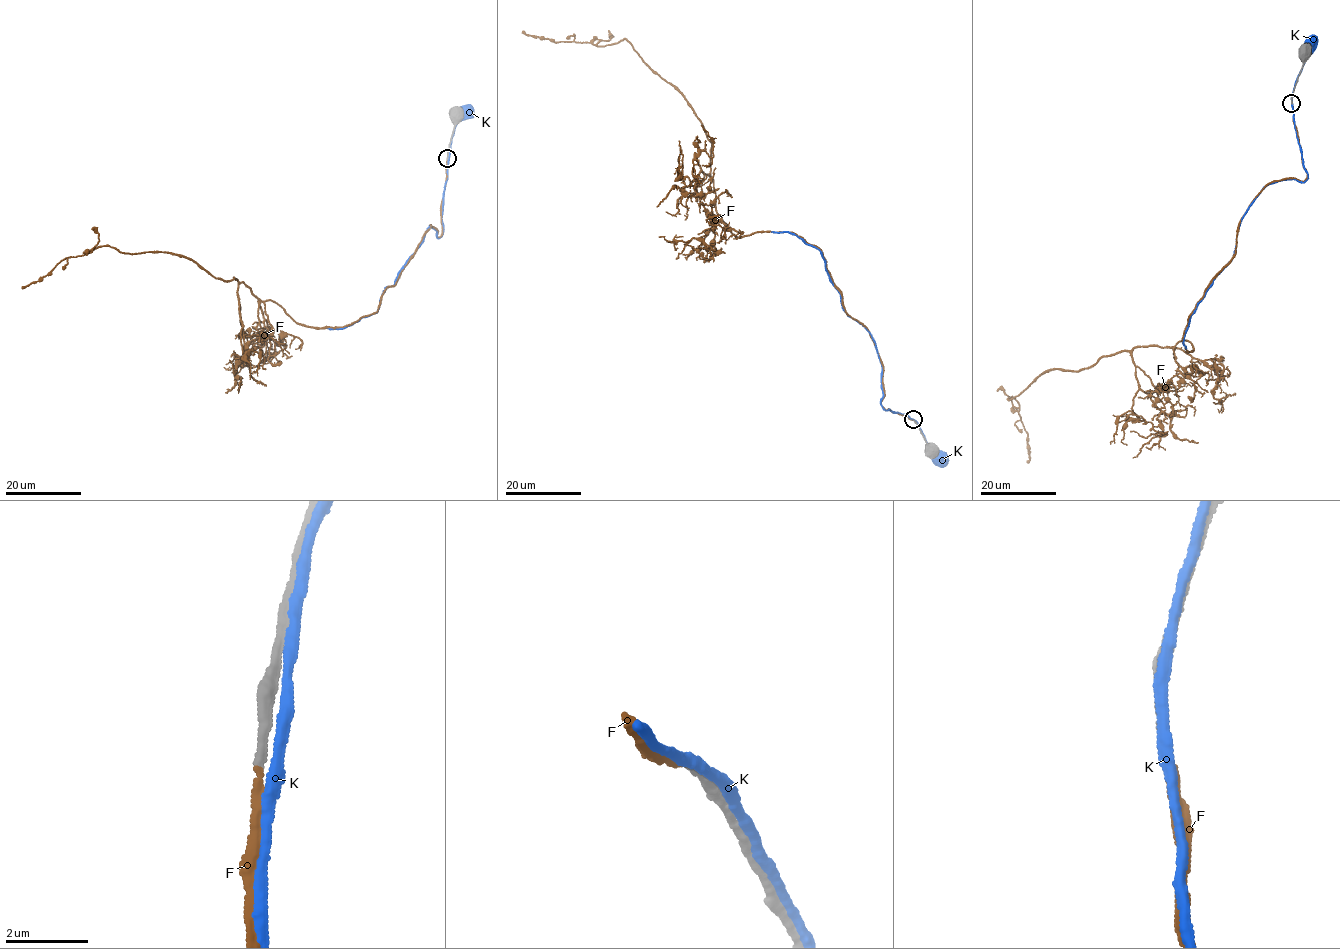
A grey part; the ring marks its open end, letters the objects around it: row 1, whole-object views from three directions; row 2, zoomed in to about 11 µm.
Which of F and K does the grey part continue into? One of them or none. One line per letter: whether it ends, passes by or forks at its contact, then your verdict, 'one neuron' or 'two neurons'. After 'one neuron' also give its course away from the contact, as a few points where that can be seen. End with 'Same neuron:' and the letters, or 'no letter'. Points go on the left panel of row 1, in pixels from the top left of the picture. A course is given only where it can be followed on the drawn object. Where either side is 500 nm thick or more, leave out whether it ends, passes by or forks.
F: it ends; one neuron; course (447, 159), (441, 235), (343, 326), (155, 251), (93, 248), (21, 287)
K: it passes by; two neurons
Same neuron: F

